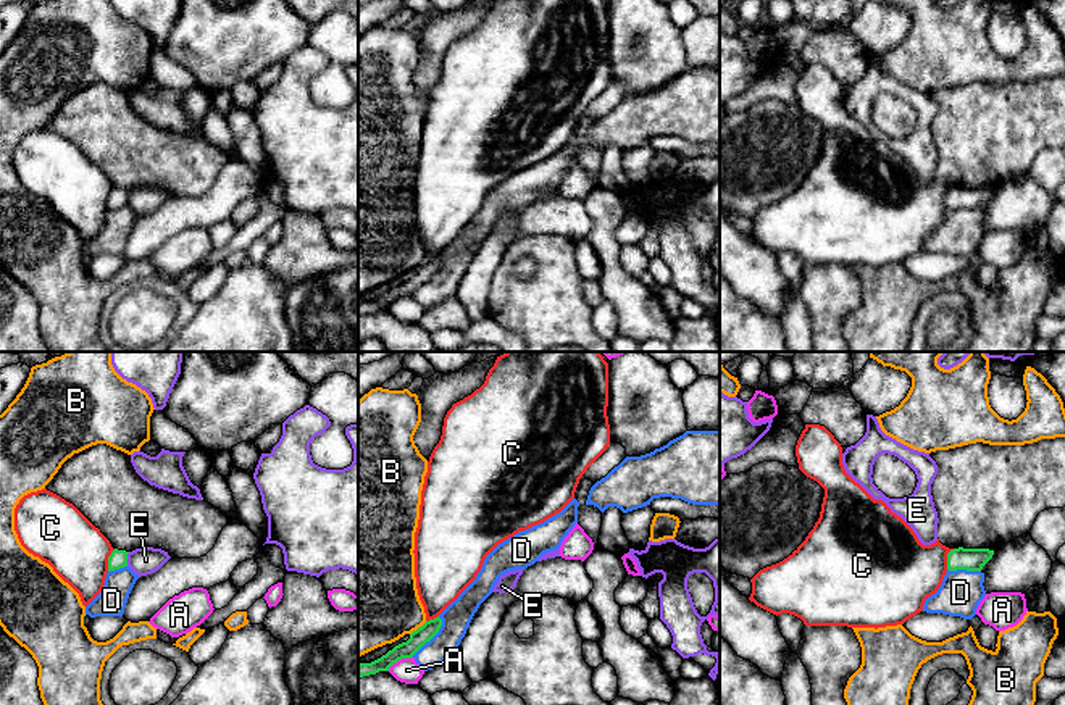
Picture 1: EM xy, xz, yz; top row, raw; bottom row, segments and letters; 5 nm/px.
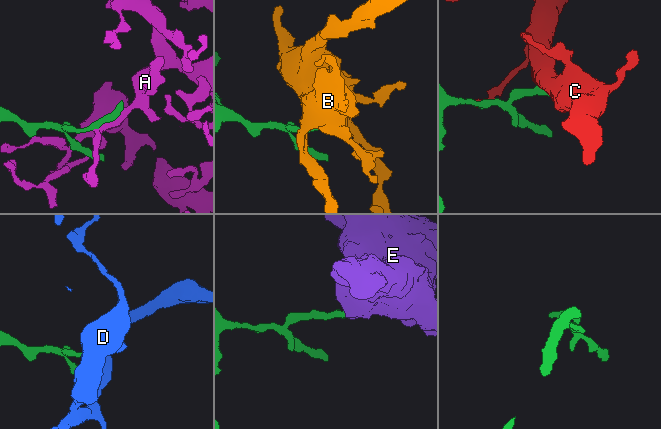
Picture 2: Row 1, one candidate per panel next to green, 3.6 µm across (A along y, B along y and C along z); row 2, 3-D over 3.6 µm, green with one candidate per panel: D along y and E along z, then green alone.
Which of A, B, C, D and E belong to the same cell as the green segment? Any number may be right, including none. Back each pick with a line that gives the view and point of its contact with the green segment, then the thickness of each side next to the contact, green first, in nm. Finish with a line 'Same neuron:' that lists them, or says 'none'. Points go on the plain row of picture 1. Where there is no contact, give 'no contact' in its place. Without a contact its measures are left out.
Same neuron: none

